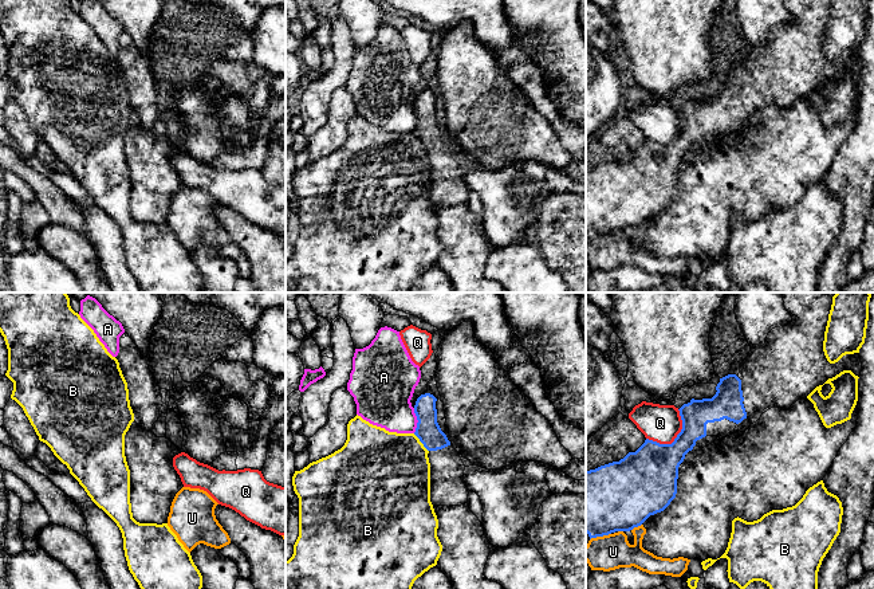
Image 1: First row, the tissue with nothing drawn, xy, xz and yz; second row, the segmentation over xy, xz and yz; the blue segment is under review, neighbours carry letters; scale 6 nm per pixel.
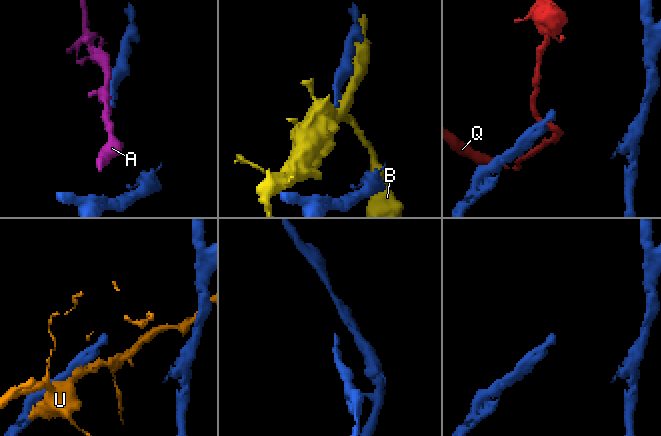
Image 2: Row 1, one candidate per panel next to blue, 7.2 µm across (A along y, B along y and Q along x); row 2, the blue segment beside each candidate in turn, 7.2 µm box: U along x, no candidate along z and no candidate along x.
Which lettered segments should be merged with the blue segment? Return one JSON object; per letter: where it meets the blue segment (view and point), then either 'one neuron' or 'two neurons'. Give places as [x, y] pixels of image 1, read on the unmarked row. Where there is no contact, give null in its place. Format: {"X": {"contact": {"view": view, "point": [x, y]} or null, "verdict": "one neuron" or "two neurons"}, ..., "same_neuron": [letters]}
{"A": {"contact": {"view": "xz", "point": [417, 118]}, "verdict": "two neurons"}, "B": {"contact": {"view": "xz", "point": [421, 141]}, "verdict": "two neurons"}, "Q": {"contact": {"view": "yz", "point": [674, 138]}, "verdict": "two neurons"}, "U": {"contact": {"view": "yz", "point": [636, 226]}, "verdict": "two neurons"}, "same_neuron": []}

